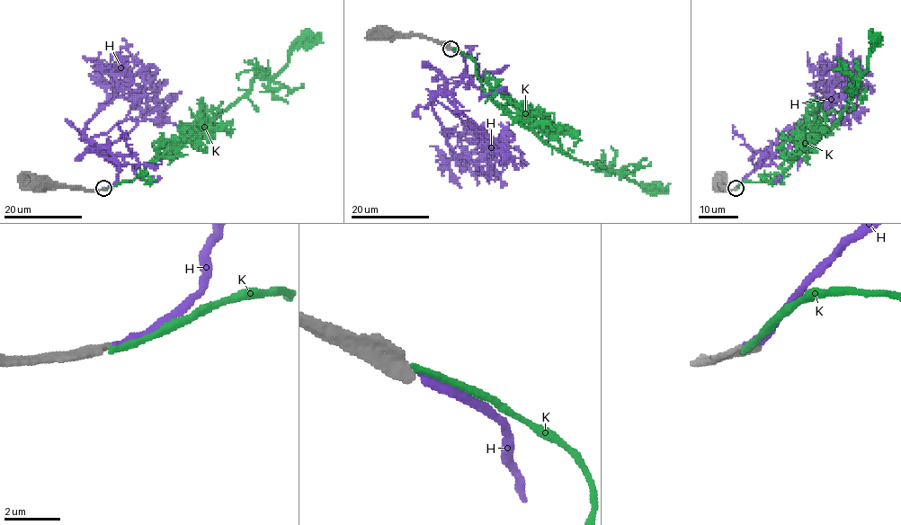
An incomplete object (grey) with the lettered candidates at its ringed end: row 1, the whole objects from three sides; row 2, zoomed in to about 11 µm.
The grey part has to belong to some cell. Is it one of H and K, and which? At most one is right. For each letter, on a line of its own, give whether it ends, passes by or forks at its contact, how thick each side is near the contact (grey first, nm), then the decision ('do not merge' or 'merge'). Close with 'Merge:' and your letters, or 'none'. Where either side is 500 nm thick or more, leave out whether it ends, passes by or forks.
H: it ends; calibres 360 and 240 nm; merge
K: it ends; calibres 380 and 240 nm; do not merge
Merge: H

